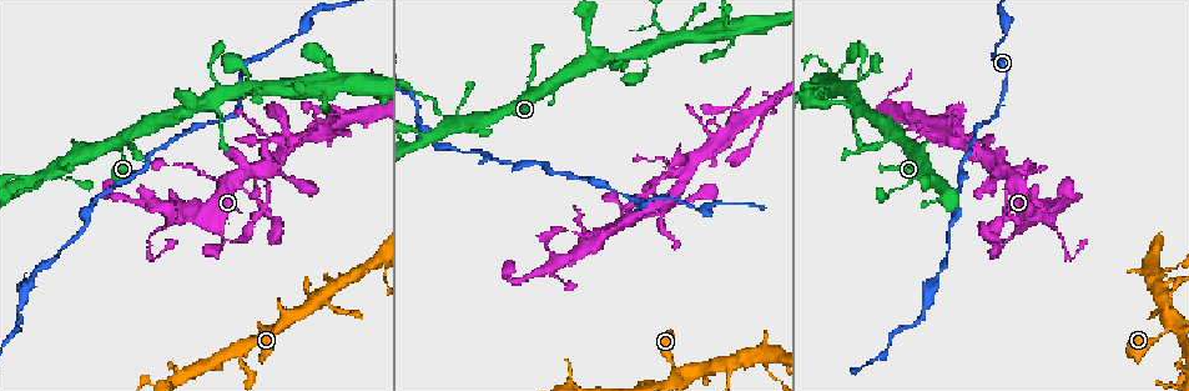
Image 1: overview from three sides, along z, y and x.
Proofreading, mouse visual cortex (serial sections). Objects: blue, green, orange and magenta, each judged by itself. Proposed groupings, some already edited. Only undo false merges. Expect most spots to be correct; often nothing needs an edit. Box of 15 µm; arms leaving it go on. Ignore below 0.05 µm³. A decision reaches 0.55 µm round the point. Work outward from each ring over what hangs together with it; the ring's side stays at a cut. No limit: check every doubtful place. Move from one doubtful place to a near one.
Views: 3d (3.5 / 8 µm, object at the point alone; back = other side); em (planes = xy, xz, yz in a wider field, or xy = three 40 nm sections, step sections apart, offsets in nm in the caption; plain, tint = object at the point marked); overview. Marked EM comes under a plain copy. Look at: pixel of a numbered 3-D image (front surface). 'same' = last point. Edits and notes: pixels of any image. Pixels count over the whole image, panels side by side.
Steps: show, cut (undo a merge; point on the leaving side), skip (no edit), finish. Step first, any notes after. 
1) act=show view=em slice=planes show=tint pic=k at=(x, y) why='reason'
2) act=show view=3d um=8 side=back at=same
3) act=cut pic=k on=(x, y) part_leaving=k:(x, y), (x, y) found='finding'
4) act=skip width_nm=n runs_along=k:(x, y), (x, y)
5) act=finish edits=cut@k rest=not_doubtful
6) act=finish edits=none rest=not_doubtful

act=show view=3d um=8 pic=1 at=(214, 177) why='sudden change in width'

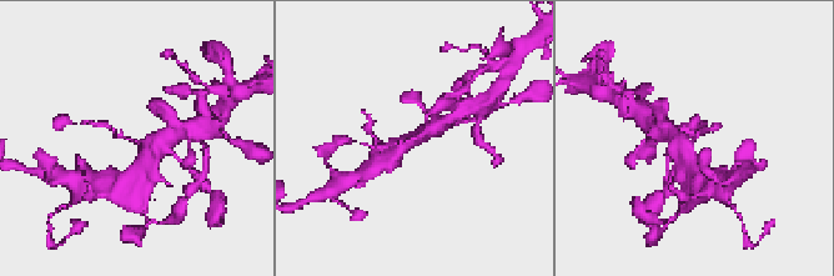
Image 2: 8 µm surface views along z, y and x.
act=show view=em slice=planes show=tint pic=2 at=(131, 139)

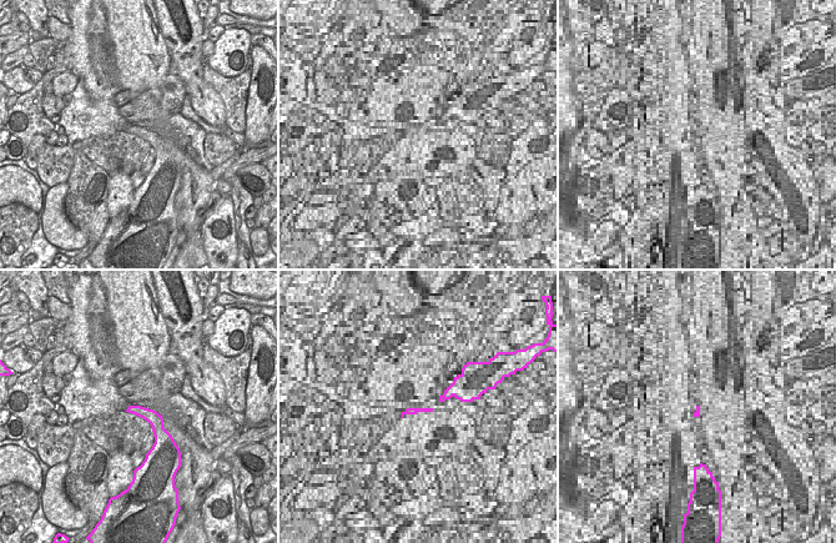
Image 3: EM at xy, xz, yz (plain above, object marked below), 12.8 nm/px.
act=skip runs_along=2:(152, 167), (145, 146), (104, 124) found='continuous, no second cell'

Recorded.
act=show view=3d um=3.5 pic=1 at=(186, 210) why='two arms in line, one across'

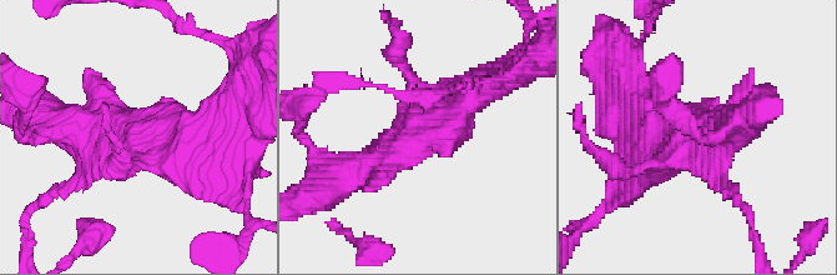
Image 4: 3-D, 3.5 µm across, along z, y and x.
act=show view=em slice=xy step=5 show=tint pic=4 at=(410, 142) why='shape alone is not enough'

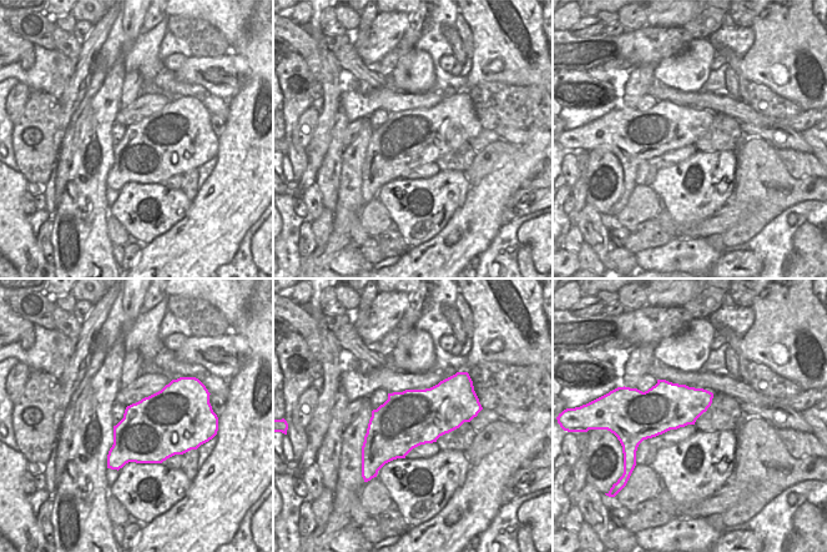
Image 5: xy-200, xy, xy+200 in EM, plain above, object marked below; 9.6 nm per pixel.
act=skip width_nm=550 runs_along=4:(477, 89), (393, 155), (339, 178) found='all the same cell'

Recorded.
act=show view=3d um=8 pic=1 at=(33, 283) why='sudden change in width'

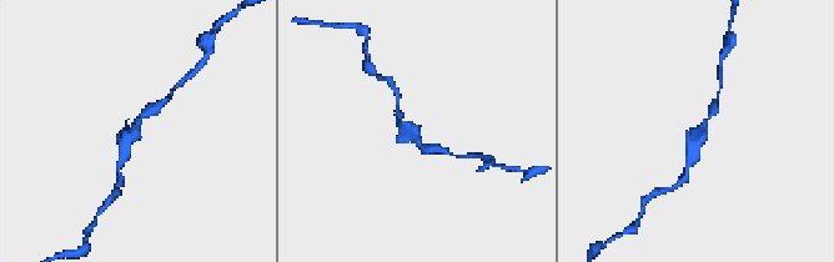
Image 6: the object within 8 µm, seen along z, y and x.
act=show view=3d um=3.5 pic=6 at=(697, 132)

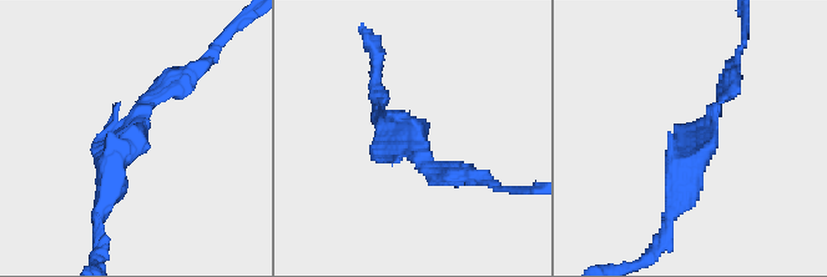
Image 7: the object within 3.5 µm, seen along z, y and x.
act=show view=em slice=xy step=1 show=tint pic=7 at=(139, 133)

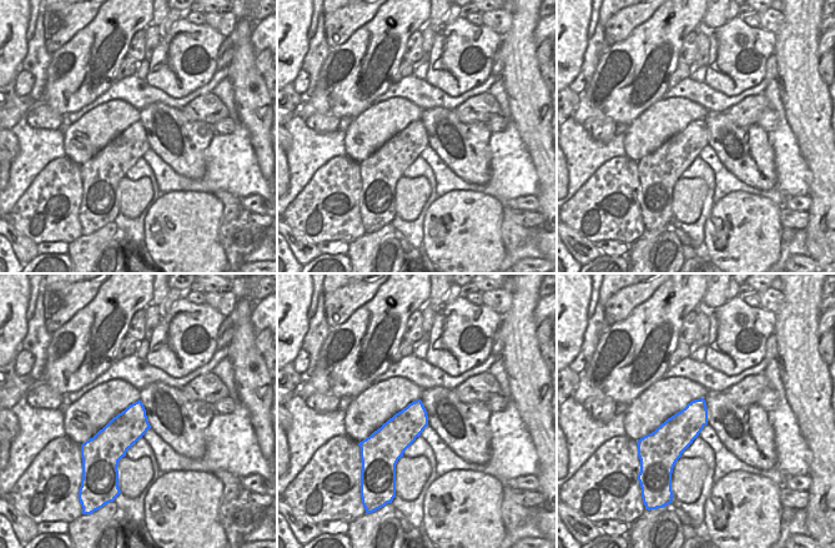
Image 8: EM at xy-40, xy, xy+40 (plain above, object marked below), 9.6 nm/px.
act=skip runs_along=7:(183, 75), (142, 110), (104, 202) found='all the same cell'

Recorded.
act=finish edits=none rest=not_doubtful

